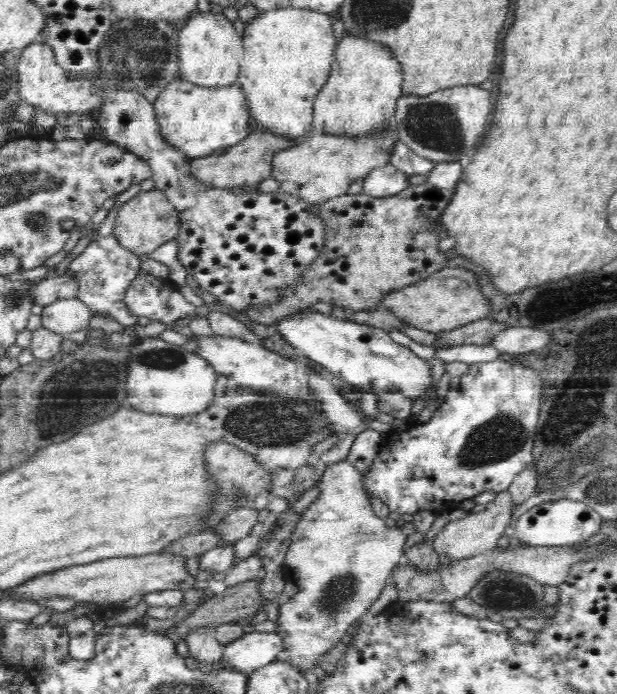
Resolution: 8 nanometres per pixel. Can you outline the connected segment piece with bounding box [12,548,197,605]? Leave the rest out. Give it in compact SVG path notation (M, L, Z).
M164 548L148 552L144 555L116 556L90 562L86 565L68 567L64 570L46 574L28 583L12 588L18 590L22 595L29 595L36 599L47 597L71 597L79 602L94 602L105 605L110 602L123 602L136 596L136 594L147 595L149 592L159 590L188 590L194 588L197 576L192 576L186 568L186 555L179 552L166 552Z

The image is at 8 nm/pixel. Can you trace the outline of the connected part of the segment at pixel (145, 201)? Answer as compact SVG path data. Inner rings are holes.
M140 190L119 208L113 234L122 246L141 255L153 252L161 244L172 240L178 232L178 222L176 209L170 205L161 190Z

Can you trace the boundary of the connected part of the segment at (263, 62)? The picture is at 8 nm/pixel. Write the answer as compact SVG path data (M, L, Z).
M278 6L276 9L259 11L245 24L243 55L238 84L247 94L249 111L257 125L271 129L277 135L307 136L311 134L312 108L314 98L329 78L332 60L336 51L336 36L328 13L309 10L299 6Z

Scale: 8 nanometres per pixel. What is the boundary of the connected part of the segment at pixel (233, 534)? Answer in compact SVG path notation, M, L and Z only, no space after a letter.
M253 504L245 505L232 511L215 528L218 533L226 536L228 544L235 545L237 541L250 536L251 531L259 518L259 511Z

